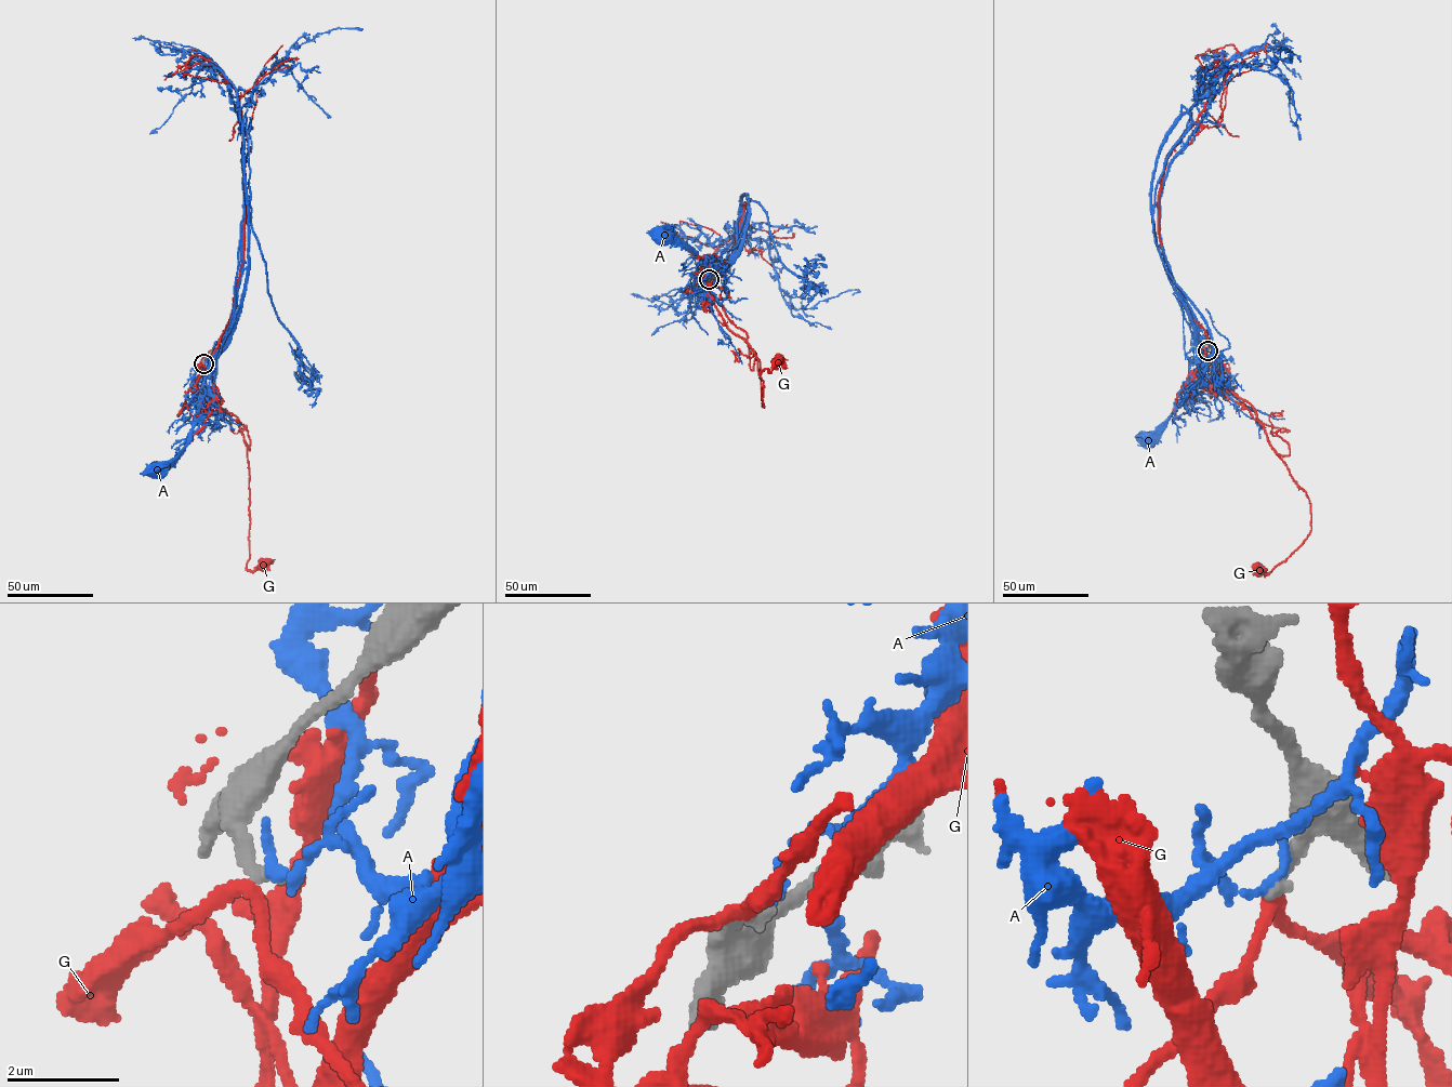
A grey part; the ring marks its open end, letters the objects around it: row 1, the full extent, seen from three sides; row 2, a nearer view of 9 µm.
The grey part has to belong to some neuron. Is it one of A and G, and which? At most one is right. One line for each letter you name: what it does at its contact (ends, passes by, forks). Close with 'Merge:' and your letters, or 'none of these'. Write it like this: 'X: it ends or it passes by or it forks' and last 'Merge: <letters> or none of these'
Merge: none of these

